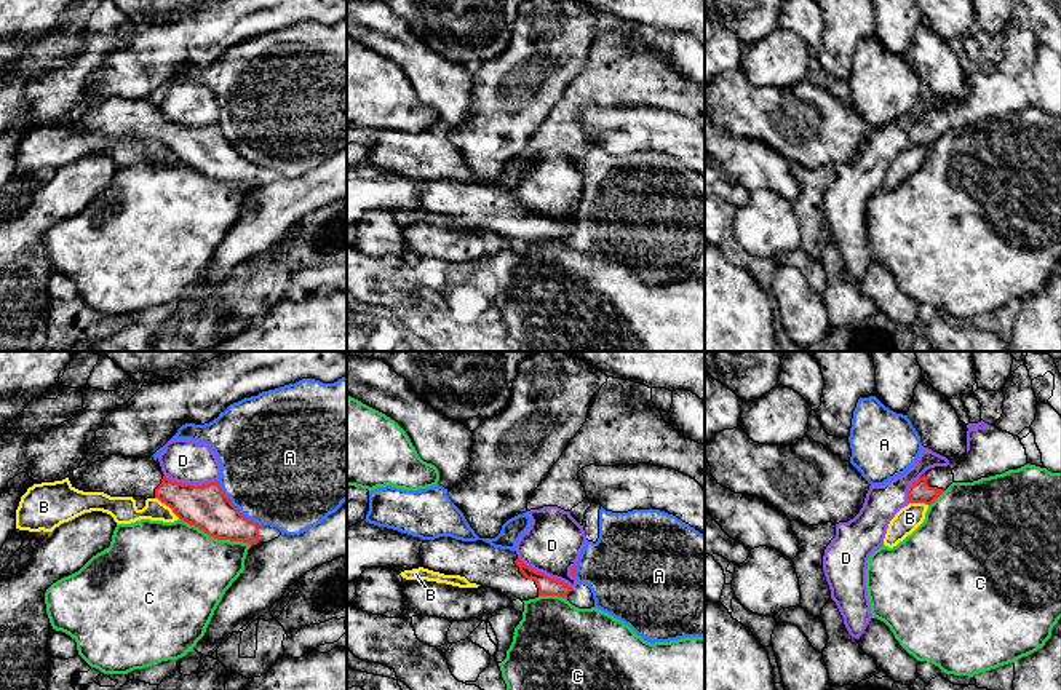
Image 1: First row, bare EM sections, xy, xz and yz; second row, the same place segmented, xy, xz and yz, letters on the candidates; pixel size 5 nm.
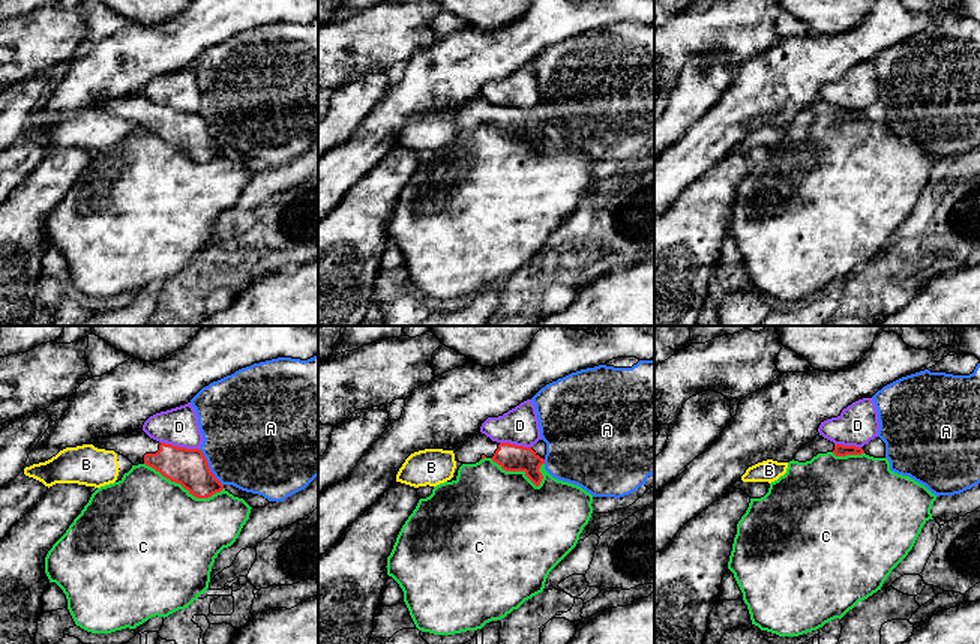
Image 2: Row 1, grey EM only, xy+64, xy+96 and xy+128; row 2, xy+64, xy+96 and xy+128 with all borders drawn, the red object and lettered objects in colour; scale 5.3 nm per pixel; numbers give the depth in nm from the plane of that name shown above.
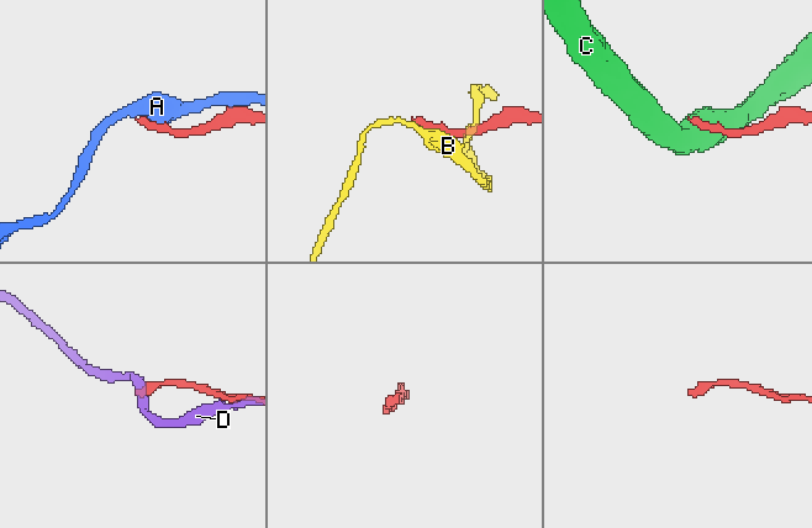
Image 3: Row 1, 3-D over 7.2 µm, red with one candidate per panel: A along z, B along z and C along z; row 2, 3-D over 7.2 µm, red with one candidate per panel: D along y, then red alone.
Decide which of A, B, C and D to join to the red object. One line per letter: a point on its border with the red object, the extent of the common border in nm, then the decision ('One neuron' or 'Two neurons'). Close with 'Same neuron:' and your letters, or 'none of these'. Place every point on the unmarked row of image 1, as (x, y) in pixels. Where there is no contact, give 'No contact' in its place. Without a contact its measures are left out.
A: Touches red at xy (235, 149). Shared border 320 nm. Two neurons
B: Touches red at xy (168, 147). Shared border 170 nm. Two neurons
C: Touches red at xy (216, 179). Shared border 400 nm. Two neurons
D: Touches red at xz (544, 216). Shared border 320 nm. Two neurons
Same neuron: none of these

